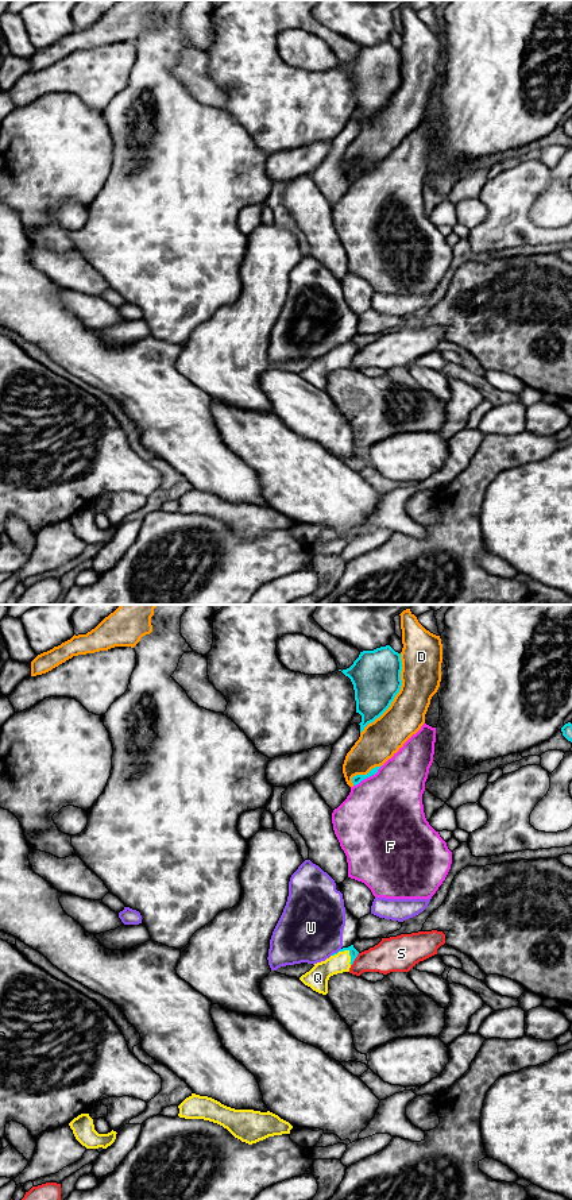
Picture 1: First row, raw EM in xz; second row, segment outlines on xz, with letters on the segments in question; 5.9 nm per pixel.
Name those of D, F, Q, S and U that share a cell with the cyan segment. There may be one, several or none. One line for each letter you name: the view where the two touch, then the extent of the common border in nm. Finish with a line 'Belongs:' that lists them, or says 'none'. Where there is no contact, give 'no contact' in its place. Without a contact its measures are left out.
Q: contact in xz; length 130 nm
Belongs: Q

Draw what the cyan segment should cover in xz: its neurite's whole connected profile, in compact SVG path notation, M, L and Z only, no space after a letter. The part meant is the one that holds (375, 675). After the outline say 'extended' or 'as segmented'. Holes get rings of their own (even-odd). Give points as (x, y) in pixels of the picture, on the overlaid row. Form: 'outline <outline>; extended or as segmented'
outline M390 645L360 652L353 664L341 671L353 684L356 713L362 715L360 733L390 707L402 686L401 671L401 653L395 652Z; as segmented

